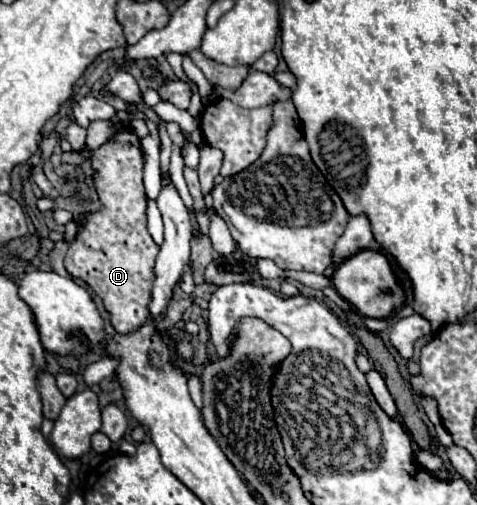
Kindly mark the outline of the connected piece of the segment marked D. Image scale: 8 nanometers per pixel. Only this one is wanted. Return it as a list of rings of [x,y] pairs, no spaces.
[[[119,126],[119,130],[91,154],[91,166],[95,170],[95,190],[103,204],[99,212],[85,212],[81,224],[77,224],[77,238],[69,246],[65,254],[65,268],[73,278],[87,282],[93,292],[103,300],[105,310],[111,314],[111,324],[117,332],[131,332],[147,318],[147,302],[151,300],[151,280],[153,280],[153,264],[159,252],[159,246],[147,232],[147,196],[143,188],[143,152],[139,136],[133,128]]]

